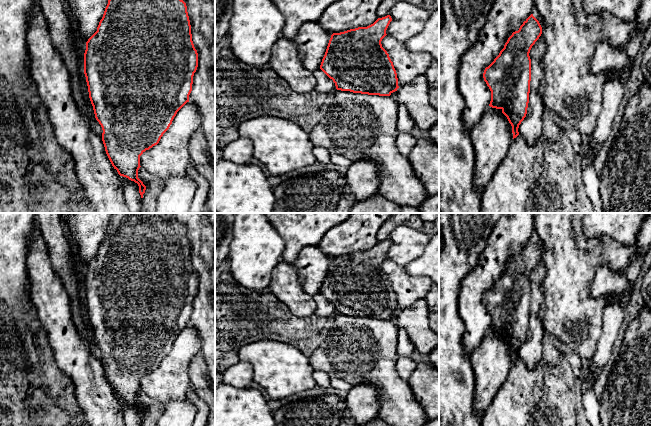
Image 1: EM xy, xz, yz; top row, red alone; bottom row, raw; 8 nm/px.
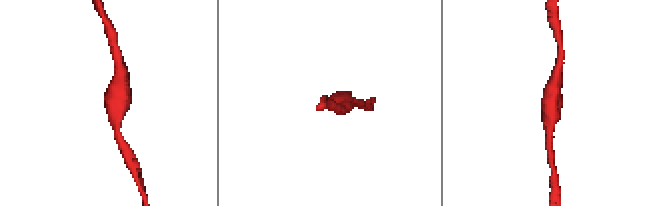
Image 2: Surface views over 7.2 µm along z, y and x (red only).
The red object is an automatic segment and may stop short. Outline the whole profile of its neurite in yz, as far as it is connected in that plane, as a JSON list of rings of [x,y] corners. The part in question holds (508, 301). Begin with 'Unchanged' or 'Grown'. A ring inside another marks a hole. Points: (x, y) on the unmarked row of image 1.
Unchanged. [[[531,238],[483,297],[491,315],[489,330],[502,334],[512,350],[513,363],[519,359],[519,349],[527,338],[531,305],[529,277],[541,258],[542,251]]]

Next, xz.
Grown. [[[395,213],[379,229],[378,243],[373,248],[331,259],[320,293],[333,304],[337,314],[379,320],[390,320],[397,315],[397,297],[381,265],[392,245],[390,234],[401,225],[424,230],[424,222],[416,213]]]

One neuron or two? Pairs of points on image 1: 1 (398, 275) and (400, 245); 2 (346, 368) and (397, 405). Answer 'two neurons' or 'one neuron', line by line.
1: two neurons
2: one neuron

